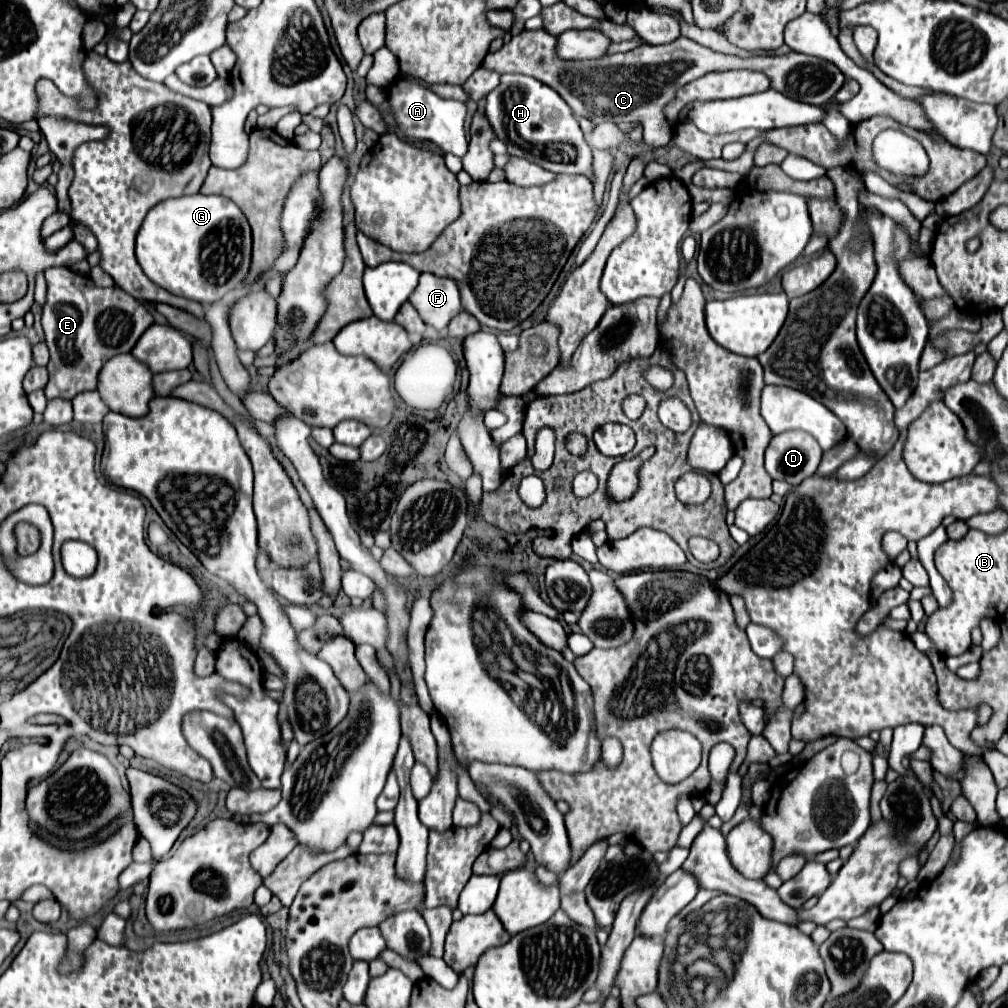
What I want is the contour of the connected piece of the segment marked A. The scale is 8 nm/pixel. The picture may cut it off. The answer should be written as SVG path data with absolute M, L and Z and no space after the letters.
M398 78L392 84L388 100L390 100L392 114L394 114L400 130L404 132L406 138L410 138L410 140L416 138L416 140L422 140L422 142L424 140L434 142L444 152L452 152L454 156L466 154L468 140L466 140L466 132L464 132L464 118L466 118L466 104L464 102L440 98L432 90L422 88L418 84L412 84L404 78Z

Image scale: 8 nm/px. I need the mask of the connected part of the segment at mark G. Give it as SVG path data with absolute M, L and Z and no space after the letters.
M224 196L166 198L142 220L136 234L136 258L154 284L176 296L212 304L248 276L252 258L250 224L242 210Z

